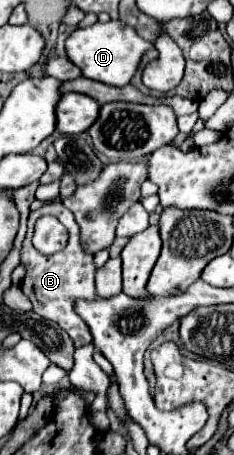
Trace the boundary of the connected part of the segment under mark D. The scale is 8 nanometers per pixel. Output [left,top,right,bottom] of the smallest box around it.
[66,20,152,88]

